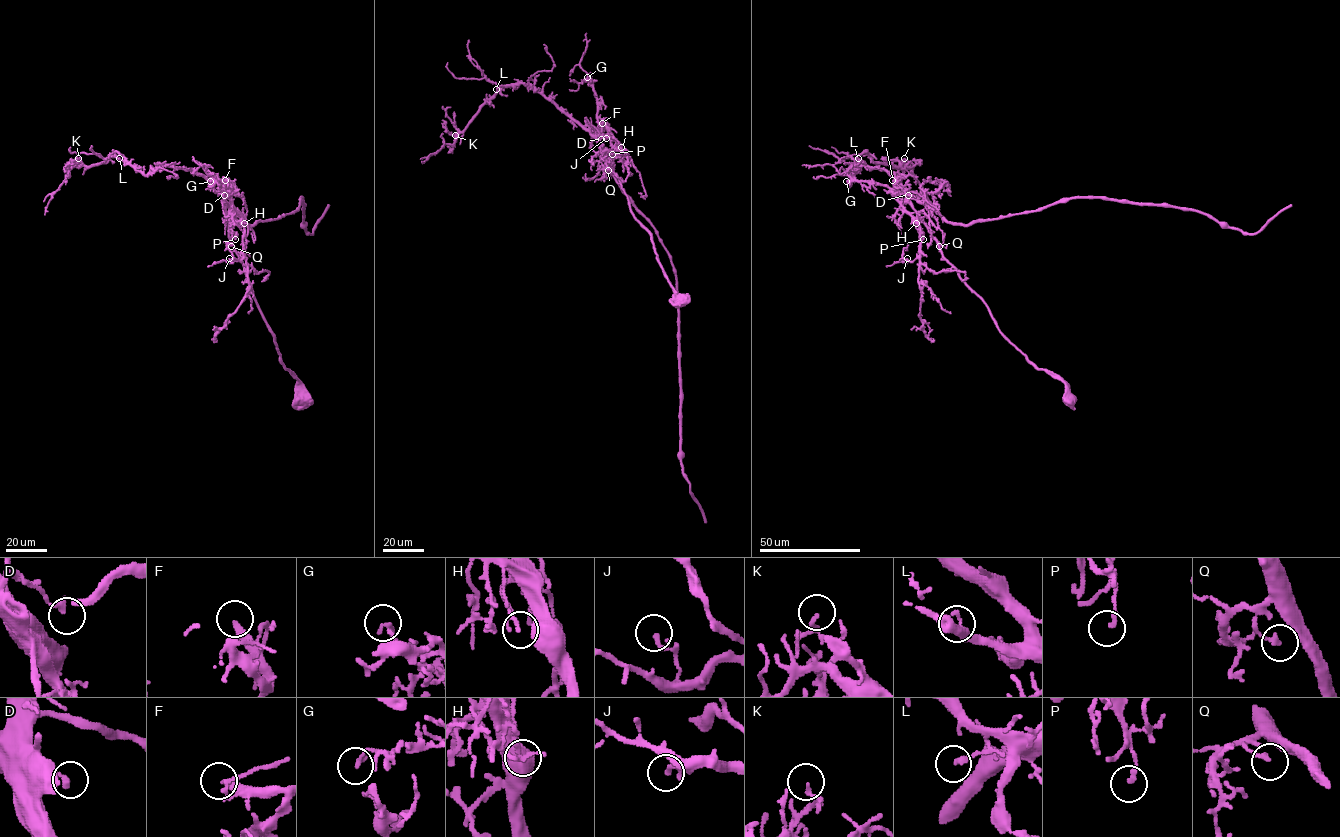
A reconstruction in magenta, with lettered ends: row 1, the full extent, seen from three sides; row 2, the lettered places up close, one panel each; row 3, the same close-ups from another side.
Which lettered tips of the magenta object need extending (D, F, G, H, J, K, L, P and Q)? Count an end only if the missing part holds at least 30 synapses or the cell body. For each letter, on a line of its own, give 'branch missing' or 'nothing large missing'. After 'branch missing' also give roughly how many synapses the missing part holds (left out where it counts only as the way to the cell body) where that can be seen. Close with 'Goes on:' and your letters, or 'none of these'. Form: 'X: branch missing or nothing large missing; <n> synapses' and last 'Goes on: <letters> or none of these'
D: nothing large missing
F: nothing large missing
G: nothing large missing
H: nothing large missing
J: nothing large missing
K: nothing large missing
L: nothing large missing
P: nothing large missing
Q: nothing large missing
Goes on: none of these

